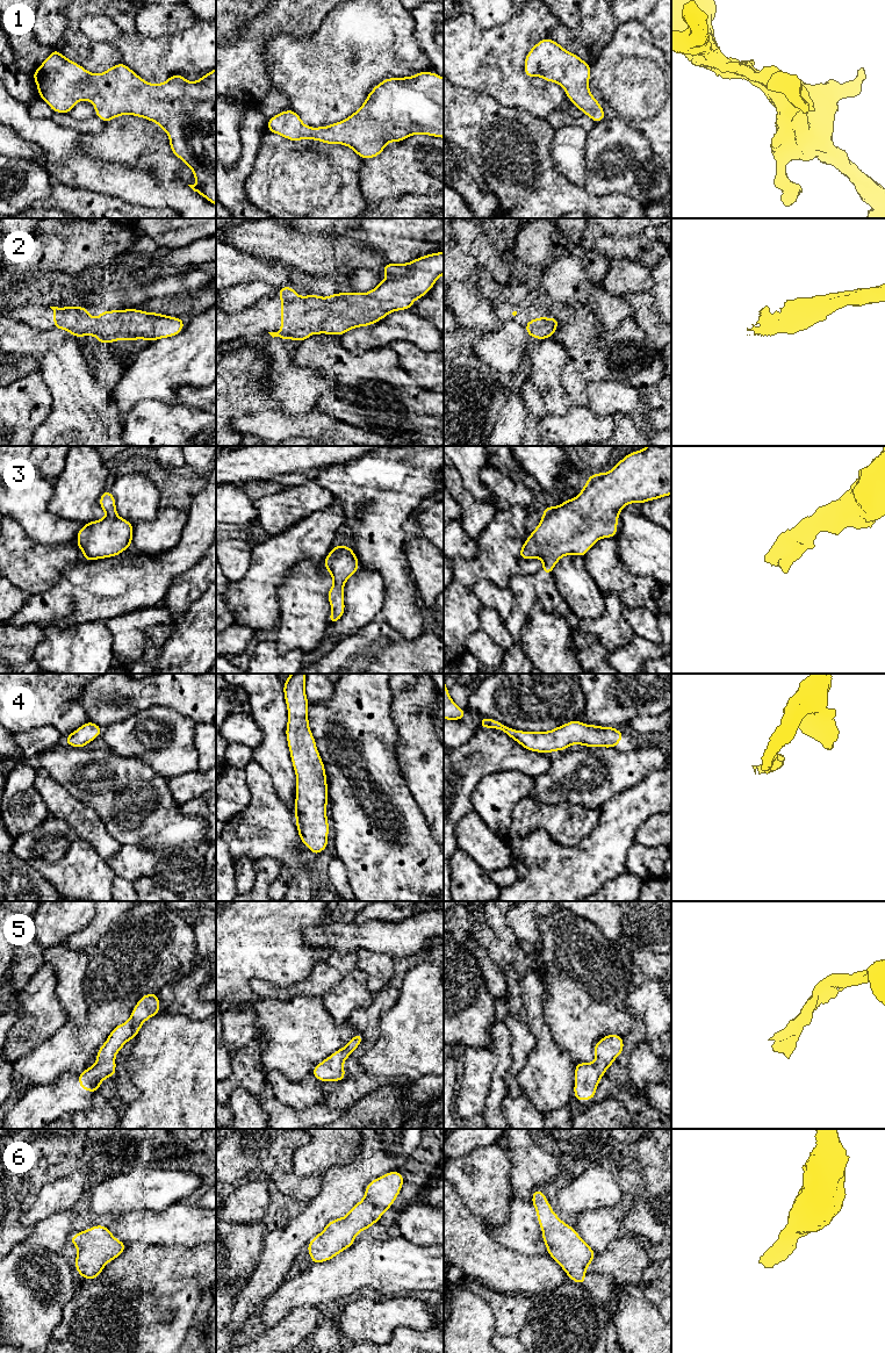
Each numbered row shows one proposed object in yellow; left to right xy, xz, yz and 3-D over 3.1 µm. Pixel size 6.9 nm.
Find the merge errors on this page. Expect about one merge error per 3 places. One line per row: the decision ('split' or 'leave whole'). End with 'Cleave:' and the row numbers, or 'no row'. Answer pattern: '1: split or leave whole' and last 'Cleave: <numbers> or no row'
1: leave whole
2: leave whole
3: leave whole
4: leave whole
5: leave whole
6: leave whole
Cleave: no row

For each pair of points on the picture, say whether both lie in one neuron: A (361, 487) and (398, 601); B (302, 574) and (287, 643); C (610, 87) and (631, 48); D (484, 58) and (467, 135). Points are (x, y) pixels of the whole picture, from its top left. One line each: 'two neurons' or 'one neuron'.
A: one neuron
B: one neuron
C: one neuron
D: two neurons

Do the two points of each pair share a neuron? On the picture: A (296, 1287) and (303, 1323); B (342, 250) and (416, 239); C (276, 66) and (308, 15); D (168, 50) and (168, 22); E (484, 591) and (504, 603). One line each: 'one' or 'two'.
A: two
B: two
C: two
D: two
E: one

